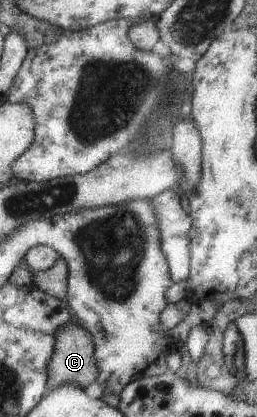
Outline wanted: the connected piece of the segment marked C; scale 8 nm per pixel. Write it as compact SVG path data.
M76 318L57 331L57 343L49 363L49 387L62 387L66 383L86 389L99 375L94 335L82 327Z

